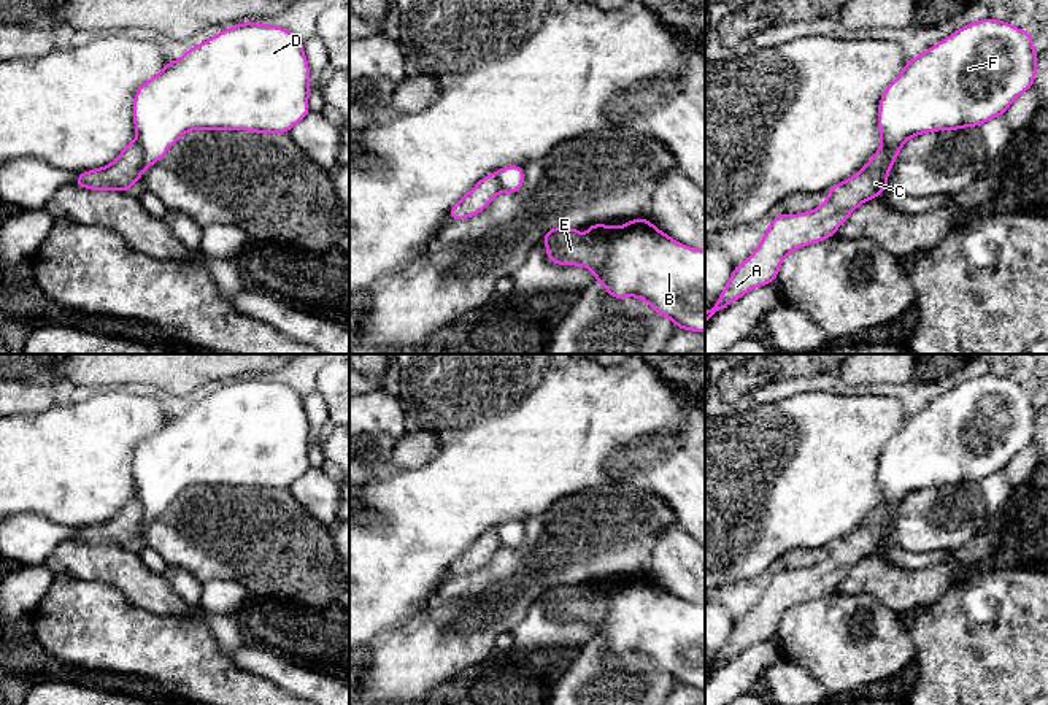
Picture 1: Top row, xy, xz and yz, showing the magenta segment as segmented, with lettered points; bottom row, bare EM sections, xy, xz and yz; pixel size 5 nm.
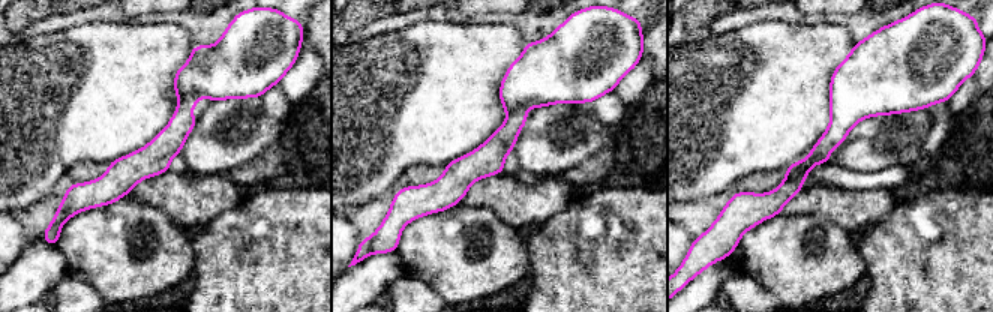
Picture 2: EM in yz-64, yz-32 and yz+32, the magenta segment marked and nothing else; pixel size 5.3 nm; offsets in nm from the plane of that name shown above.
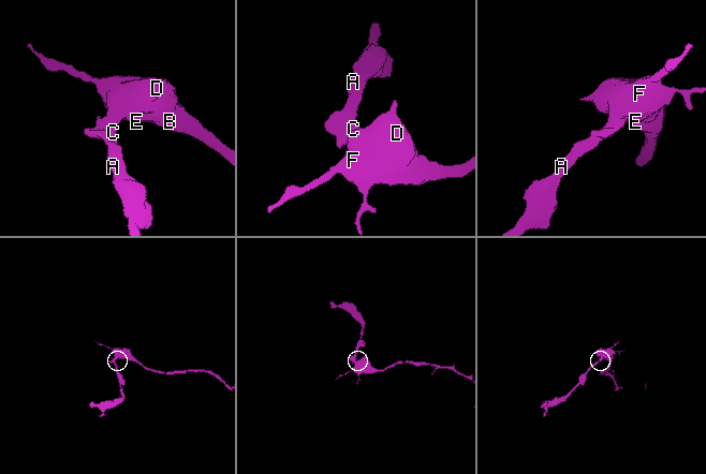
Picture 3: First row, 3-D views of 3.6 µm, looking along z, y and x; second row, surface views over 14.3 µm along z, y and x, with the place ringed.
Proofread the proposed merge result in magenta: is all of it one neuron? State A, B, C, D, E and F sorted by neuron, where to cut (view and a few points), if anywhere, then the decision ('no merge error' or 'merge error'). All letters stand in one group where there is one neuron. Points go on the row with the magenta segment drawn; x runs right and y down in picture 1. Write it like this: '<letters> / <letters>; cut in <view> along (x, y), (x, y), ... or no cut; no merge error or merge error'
A C / B D E F; cut in yz along (902, 143), (890, 154), (888, 167), (864, 169); merge error

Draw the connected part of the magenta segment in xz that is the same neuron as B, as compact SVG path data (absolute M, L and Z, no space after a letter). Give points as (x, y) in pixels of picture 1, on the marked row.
M649 218L626 221L621 227L589 224L588 235L581 237L578 227L554 227L543 233L548 260L565 267L588 267L594 281L607 287L611 299L638 297L653 306L656 314L670 318L676 329L705 332L705 249L689 248L656 229Z

